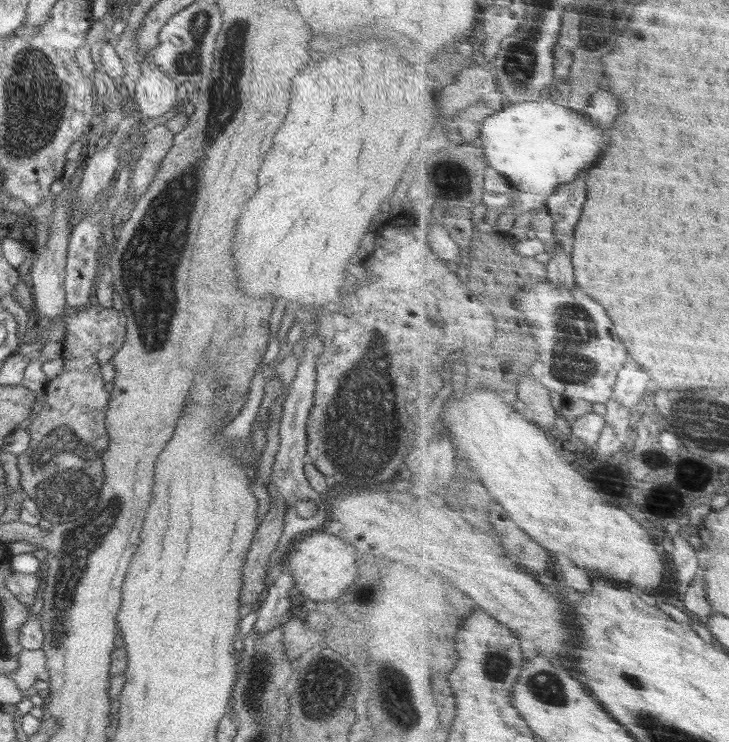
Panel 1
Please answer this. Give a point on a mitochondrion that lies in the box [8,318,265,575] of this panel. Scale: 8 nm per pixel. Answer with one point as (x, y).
(64, 466)

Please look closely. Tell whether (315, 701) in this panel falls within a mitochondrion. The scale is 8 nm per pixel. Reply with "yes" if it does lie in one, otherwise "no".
yes

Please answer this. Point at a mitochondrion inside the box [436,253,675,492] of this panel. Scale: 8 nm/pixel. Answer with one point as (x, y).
(572, 363)

